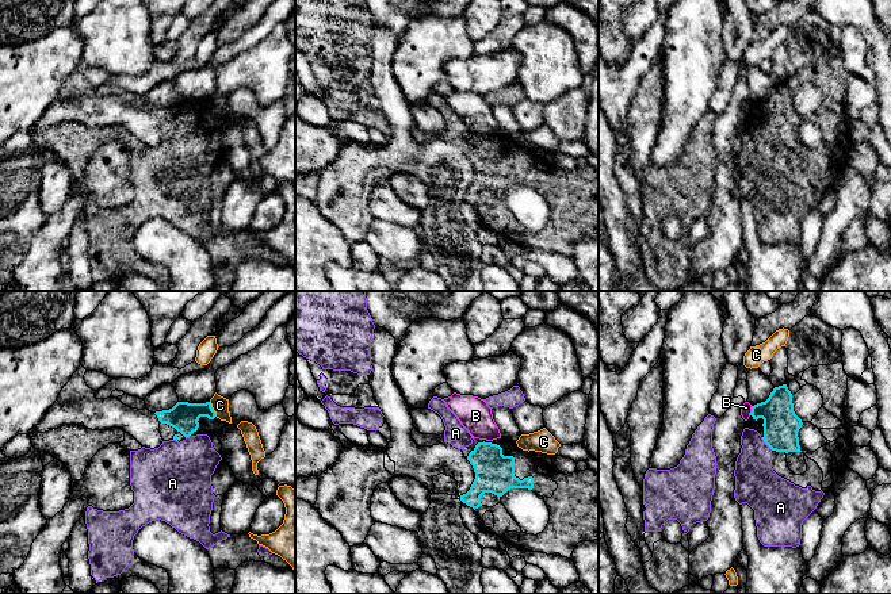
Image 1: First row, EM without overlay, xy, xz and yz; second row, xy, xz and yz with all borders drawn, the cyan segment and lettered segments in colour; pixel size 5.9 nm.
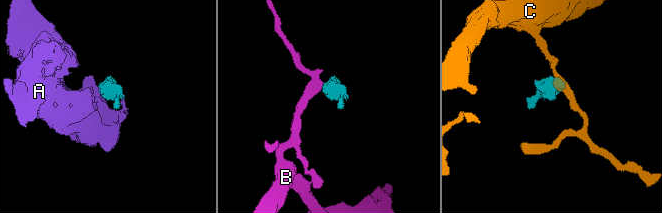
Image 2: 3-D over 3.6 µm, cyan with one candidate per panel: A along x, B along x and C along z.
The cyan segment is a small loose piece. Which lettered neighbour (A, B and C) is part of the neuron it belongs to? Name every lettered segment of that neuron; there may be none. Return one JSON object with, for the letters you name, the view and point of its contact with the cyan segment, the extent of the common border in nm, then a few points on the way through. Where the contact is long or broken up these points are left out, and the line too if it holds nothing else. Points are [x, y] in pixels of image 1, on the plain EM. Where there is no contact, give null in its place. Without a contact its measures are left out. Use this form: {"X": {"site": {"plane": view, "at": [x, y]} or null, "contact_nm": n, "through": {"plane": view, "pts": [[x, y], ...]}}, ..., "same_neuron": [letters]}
{"A": {"site": {"plane": "yz", "at": [767, 141]}, "contact_nm": 100}, "same_neuron": ["A"]}

